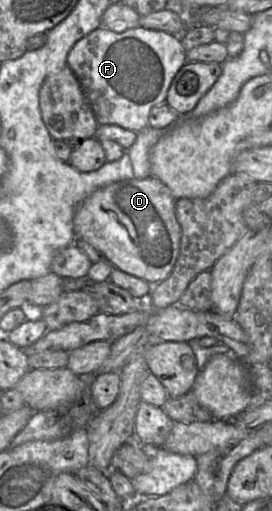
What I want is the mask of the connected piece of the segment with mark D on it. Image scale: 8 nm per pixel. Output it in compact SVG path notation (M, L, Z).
M155 177L129 179L108 184L87 197L77 208L74 232L77 239L93 245L114 268L156 285L171 274L180 252L181 227L176 218L177 199Z

